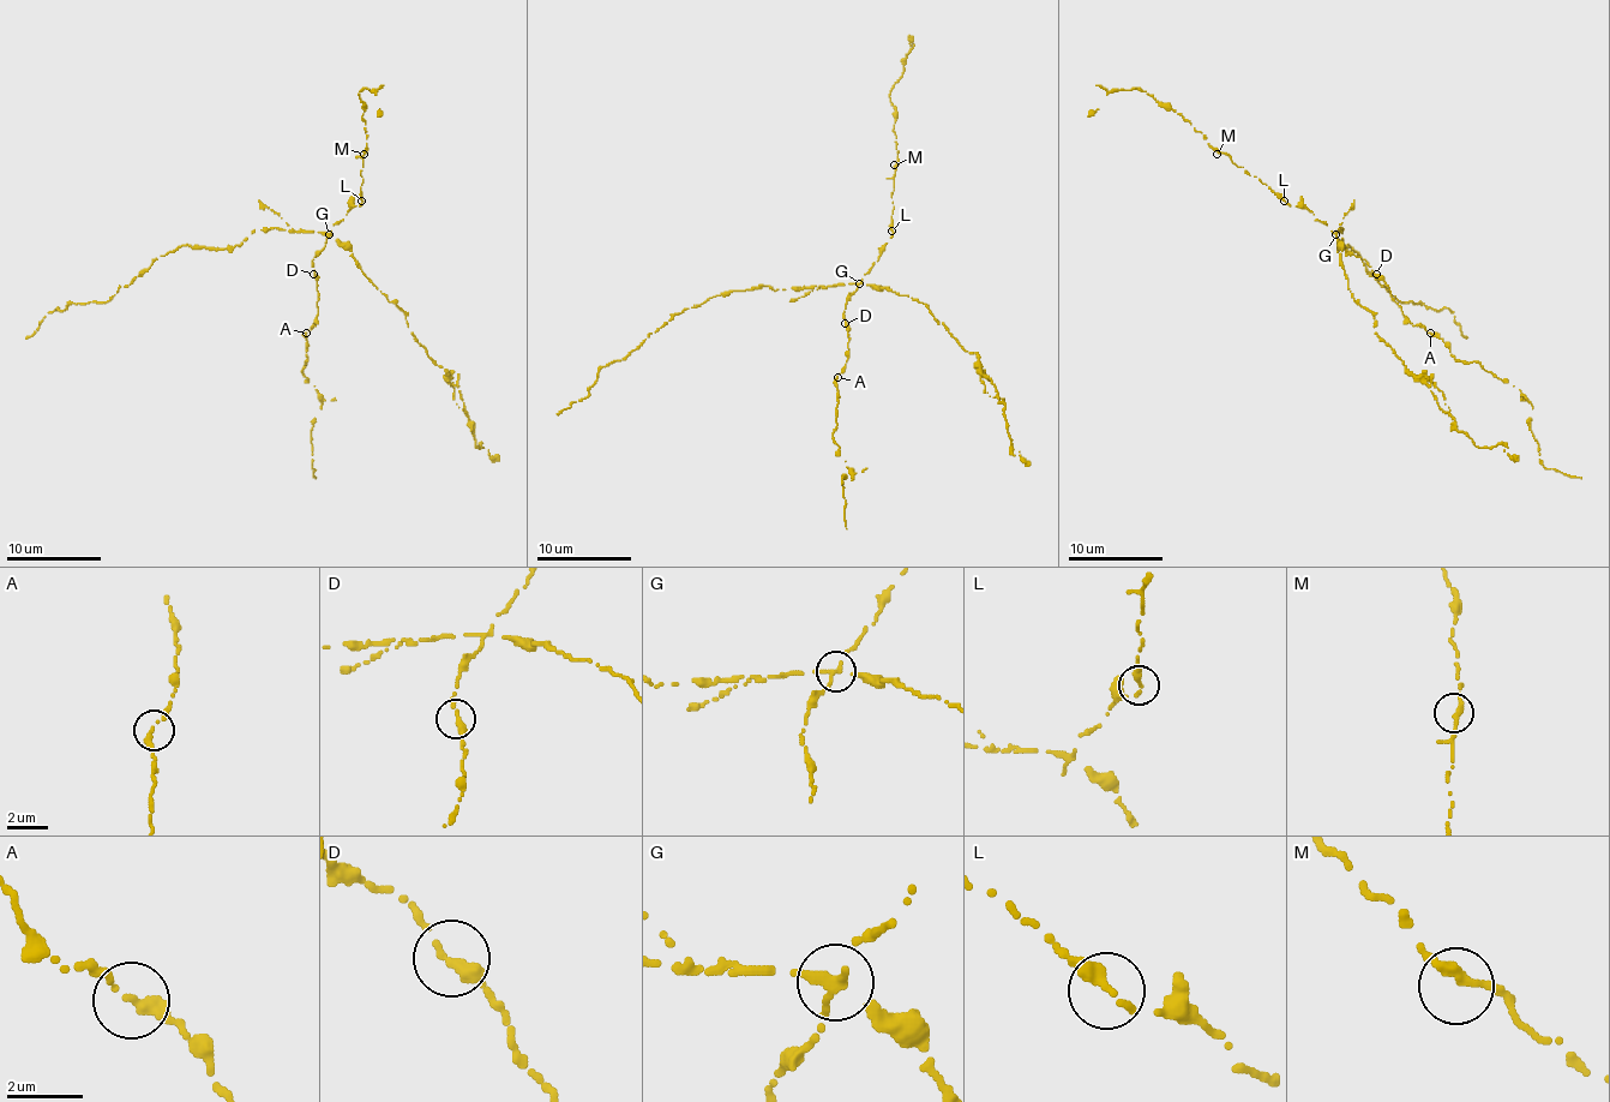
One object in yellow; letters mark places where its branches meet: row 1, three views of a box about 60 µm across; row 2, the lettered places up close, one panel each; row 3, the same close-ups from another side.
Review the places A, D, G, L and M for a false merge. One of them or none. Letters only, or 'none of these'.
G

